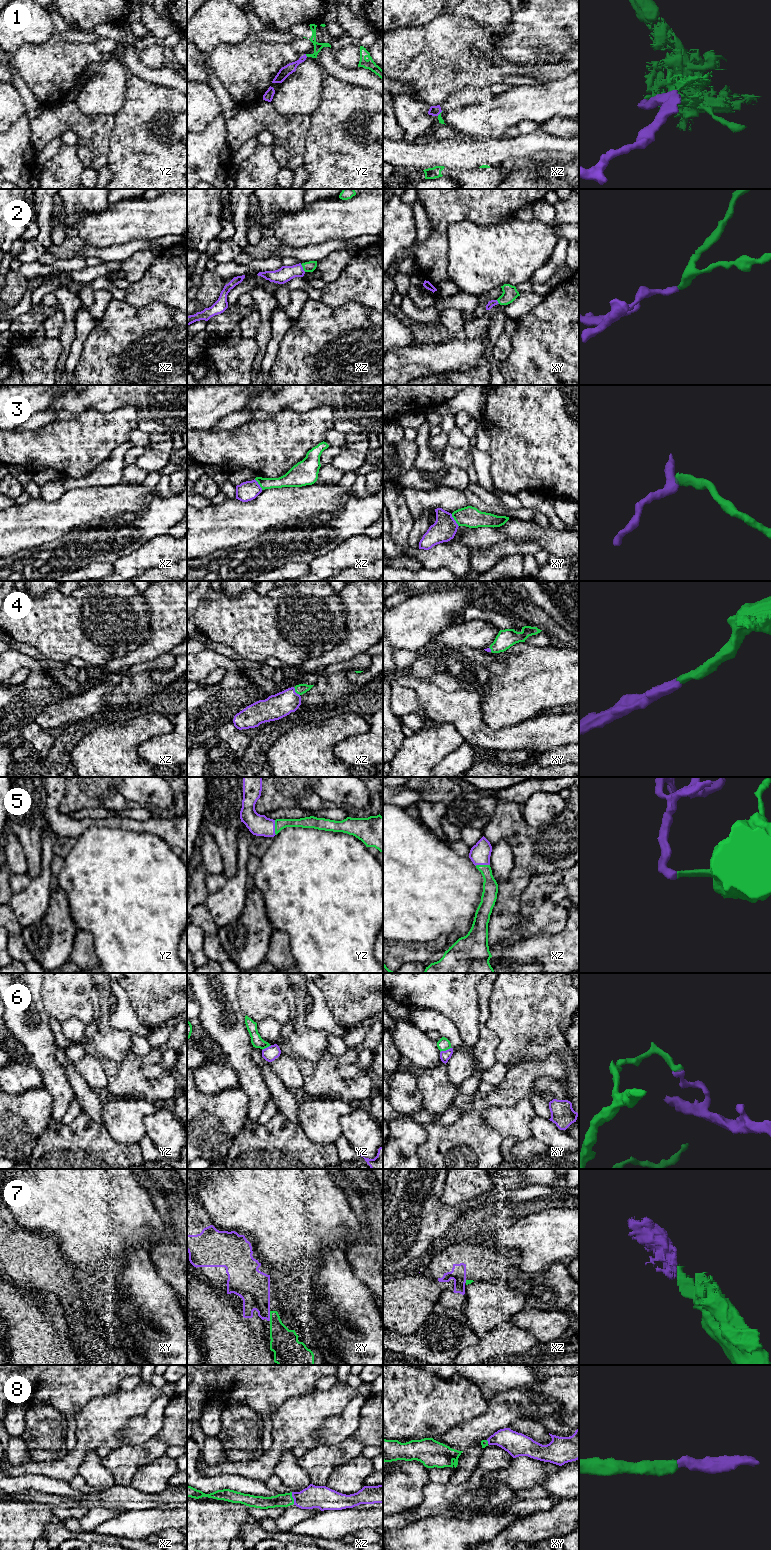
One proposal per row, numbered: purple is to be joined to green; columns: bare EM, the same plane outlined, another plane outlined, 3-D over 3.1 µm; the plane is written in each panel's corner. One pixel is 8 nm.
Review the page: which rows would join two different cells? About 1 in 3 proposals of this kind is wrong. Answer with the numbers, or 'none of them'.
1, 3, 6

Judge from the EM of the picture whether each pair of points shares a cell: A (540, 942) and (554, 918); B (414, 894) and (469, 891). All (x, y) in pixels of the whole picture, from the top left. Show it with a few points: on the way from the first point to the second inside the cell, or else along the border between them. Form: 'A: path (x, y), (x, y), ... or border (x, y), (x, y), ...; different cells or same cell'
A: border (566, 923), (558, 932), (537, 933), (530, 936); different cells
B: path (428, 891), (455, 891); same cell

